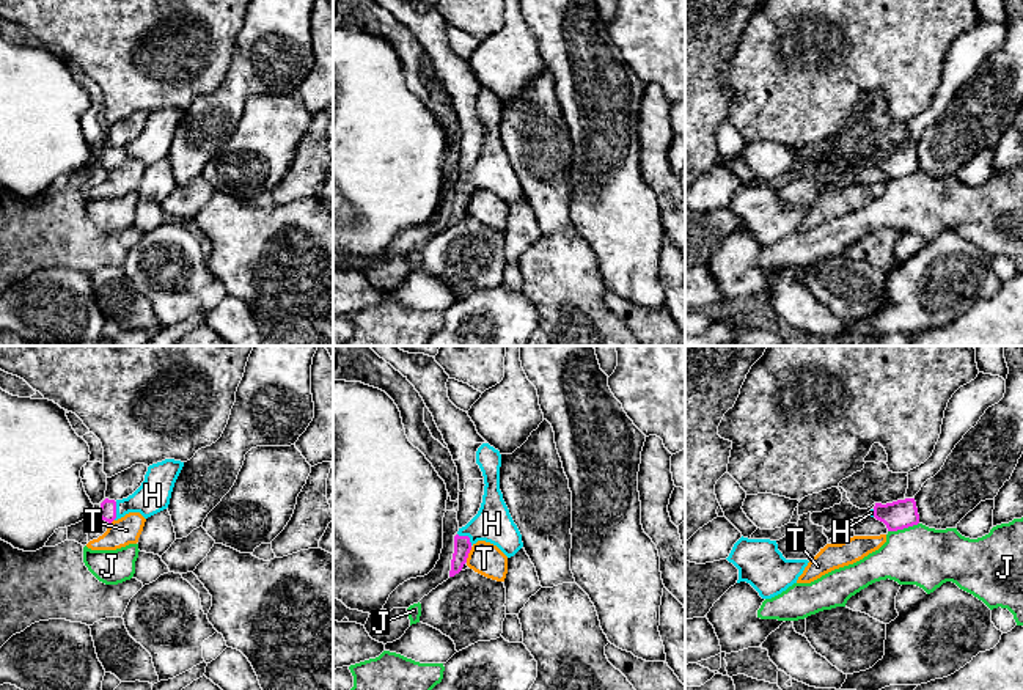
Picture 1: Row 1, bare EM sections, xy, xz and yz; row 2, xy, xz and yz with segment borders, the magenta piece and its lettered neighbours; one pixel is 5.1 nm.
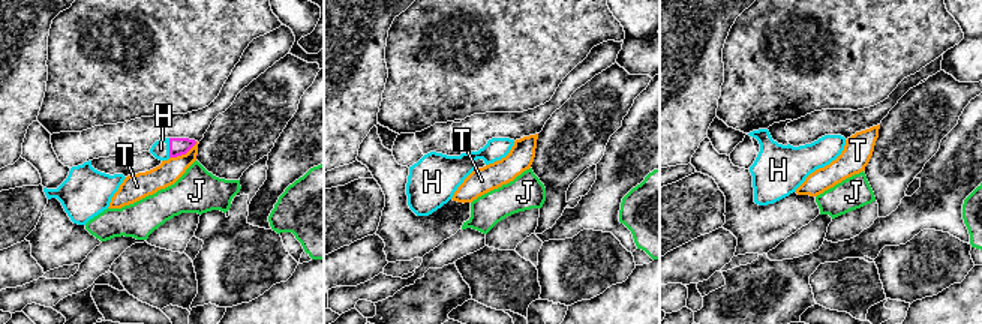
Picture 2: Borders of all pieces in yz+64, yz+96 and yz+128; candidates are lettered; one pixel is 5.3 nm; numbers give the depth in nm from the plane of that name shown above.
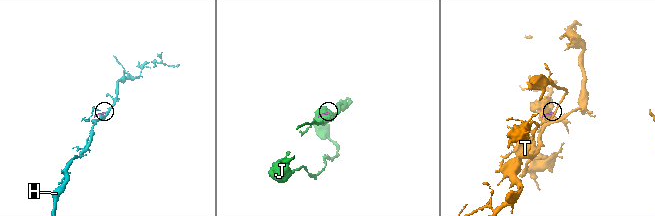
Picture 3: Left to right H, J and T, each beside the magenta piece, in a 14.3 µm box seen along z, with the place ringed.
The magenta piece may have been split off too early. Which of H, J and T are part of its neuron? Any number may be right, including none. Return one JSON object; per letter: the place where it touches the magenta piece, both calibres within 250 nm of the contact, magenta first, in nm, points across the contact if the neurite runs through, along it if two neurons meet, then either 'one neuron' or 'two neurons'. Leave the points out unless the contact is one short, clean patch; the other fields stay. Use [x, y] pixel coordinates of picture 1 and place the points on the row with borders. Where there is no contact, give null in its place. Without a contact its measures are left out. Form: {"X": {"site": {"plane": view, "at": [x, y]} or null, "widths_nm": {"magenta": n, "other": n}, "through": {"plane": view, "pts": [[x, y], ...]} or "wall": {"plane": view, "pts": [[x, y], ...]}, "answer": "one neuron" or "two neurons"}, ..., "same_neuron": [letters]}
{"H": {"site": {"plane": "xz", "at": [467, 536]}, "widths_nm": {"magenta": 90, "other": 190}, "through": {"plane": "xz", "pts": [[462, 546], [467, 536], [492, 524]]}, "answer": "one neuron"}, "J": {"site": {"plane": "yz", "at": [902, 528]}, "widths_nm": {"magenta": 150, "other": 300}, "answer": "two neurons"}, "T": {"site": {"plane": "xz", "at": [467, 555]}, "widths_nm": {"magenta": 90, "other": 160}, "wall": {"plane": "xz", "pts": [[472, 547], [465, 561]]}, "answer": "two neurons"}, "same_neuron": ["H"]}

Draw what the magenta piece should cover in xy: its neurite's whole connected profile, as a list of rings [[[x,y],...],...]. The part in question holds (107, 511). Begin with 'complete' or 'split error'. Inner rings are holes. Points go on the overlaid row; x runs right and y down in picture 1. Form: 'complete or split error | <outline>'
split error | [[[165,459],[149,465],[145,481],[132,495],[116,501],[105,498],[96,511],[96,516],[112,523],[129,512],[140,512],[148,519],[167,509],[182,467],[184,462],[174,459]]]

